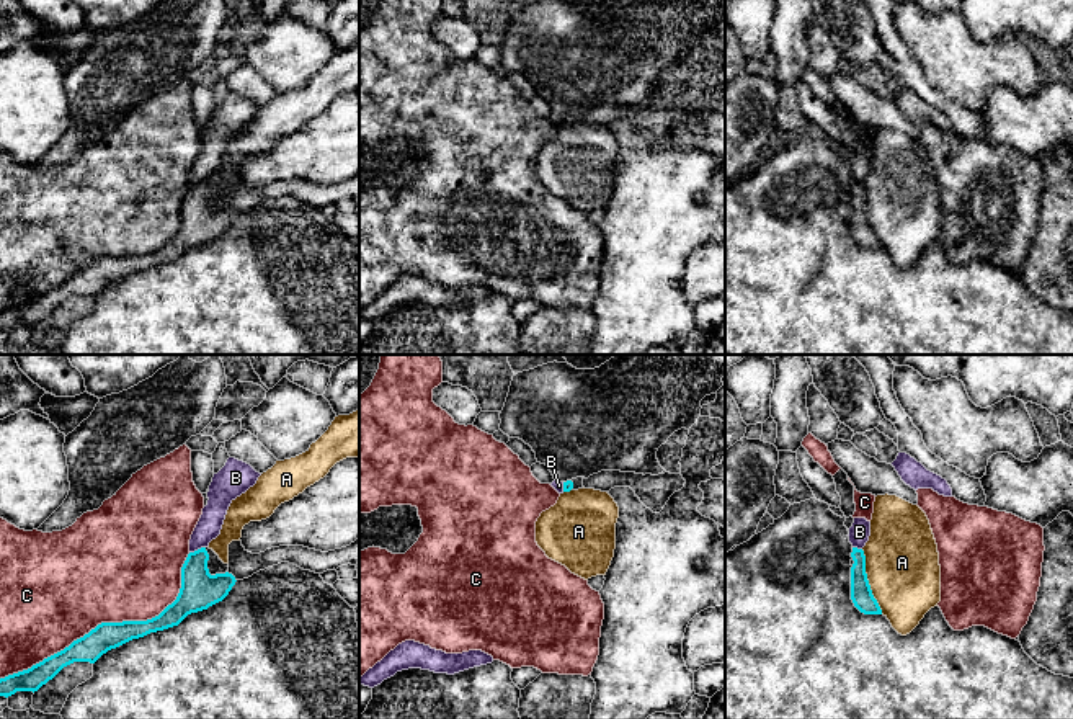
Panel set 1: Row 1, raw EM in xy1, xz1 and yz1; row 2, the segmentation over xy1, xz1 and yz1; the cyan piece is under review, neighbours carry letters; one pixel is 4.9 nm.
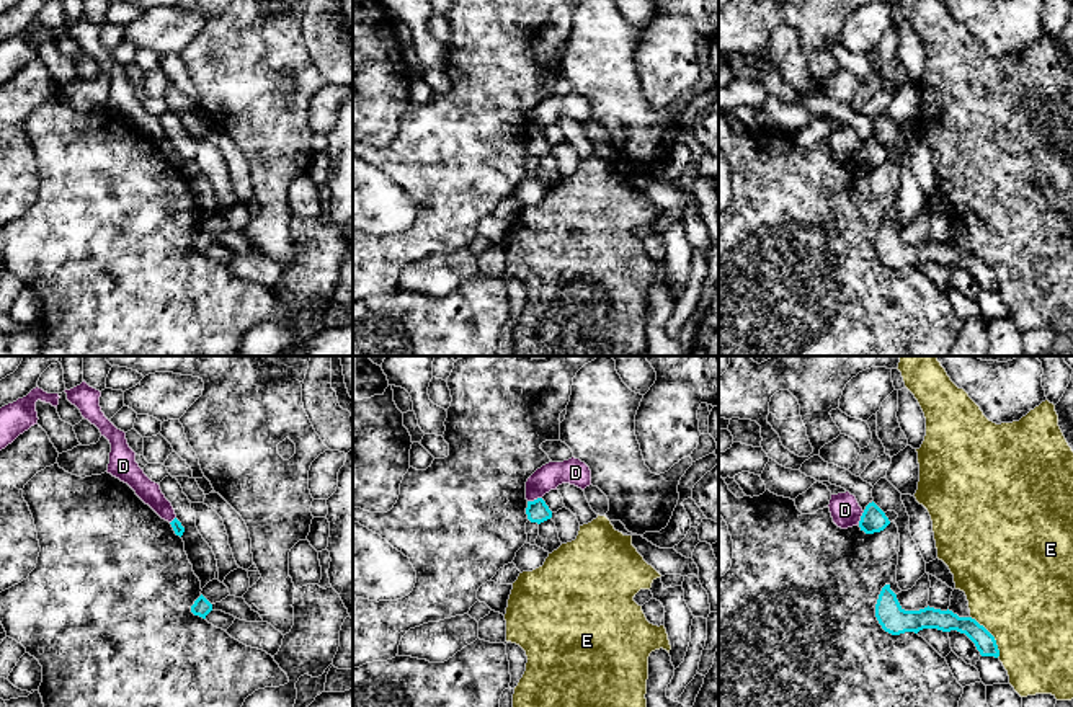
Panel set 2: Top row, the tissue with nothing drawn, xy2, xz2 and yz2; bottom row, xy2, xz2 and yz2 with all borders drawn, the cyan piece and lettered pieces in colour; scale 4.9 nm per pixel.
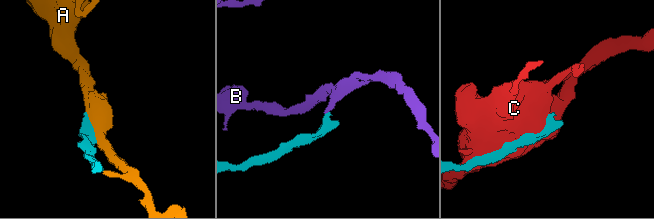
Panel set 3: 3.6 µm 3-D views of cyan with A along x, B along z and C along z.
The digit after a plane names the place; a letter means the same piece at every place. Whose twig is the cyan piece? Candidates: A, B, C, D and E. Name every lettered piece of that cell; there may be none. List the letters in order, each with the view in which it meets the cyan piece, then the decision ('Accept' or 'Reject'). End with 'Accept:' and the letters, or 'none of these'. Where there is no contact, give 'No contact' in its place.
A: Touches cyan in yz1. Reject
B: Touches cyan in xy1. Reject
C: Touches cyan in xy1. Reject
D: Touches cyan in xz2. Reject
E: Touches cyan in yz2. Reject
Accept: none of these

